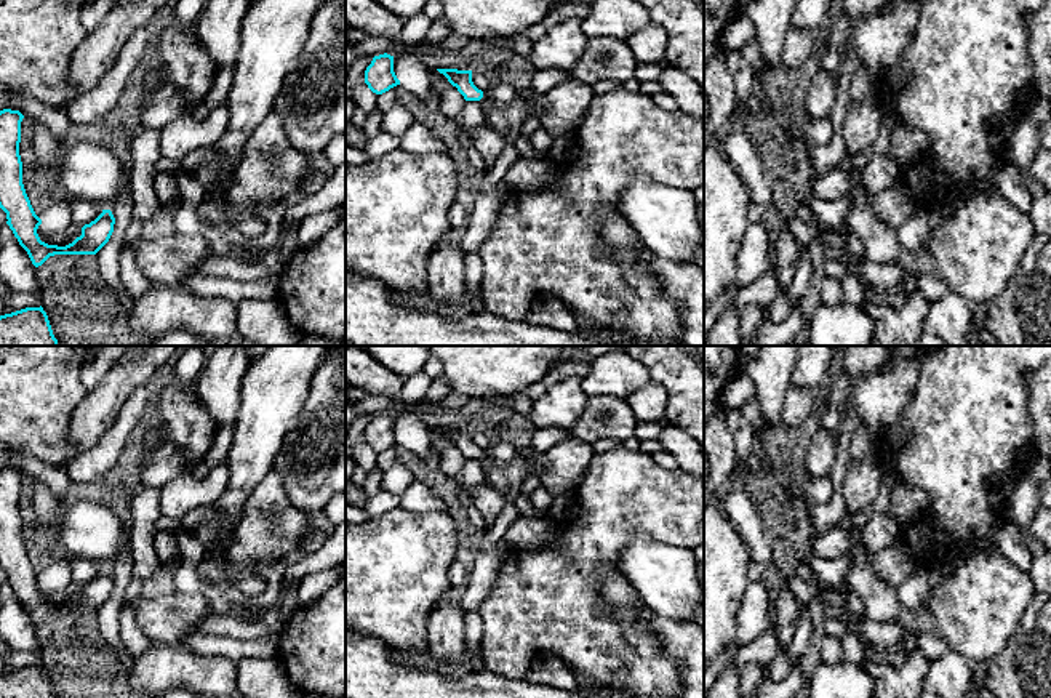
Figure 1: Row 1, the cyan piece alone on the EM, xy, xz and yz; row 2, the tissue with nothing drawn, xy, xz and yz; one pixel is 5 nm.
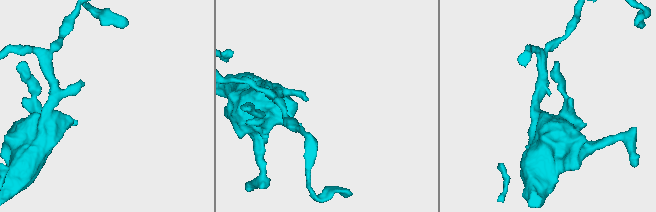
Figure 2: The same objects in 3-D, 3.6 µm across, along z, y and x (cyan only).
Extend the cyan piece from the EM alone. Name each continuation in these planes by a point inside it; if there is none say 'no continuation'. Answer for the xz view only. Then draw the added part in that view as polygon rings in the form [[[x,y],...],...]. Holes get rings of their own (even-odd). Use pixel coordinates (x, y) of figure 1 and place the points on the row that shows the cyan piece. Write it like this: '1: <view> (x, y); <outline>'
1: xz (506, 120); [[[518,91],[518,96],[509,106],[496,106],[493,99],[480,99],[491,130],[501,134],[506,141],[502,155],[491,168],[480,173],[480,191],[490,191],[506,181],[507,171],[520,158],[515,149],[515,139],[523,134],[523,122],[531,112],[531,106],[526,101],[529,91]]]

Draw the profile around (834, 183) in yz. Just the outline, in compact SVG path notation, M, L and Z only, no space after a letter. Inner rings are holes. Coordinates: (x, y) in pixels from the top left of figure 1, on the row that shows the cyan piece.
M833 166L814 183L814 194L824 200L837 200L857 186L865 186L861 170L846 173Z

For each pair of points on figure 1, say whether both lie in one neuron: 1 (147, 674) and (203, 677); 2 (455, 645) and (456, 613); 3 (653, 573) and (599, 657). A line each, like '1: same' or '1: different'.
1: same
2: same
3: different

